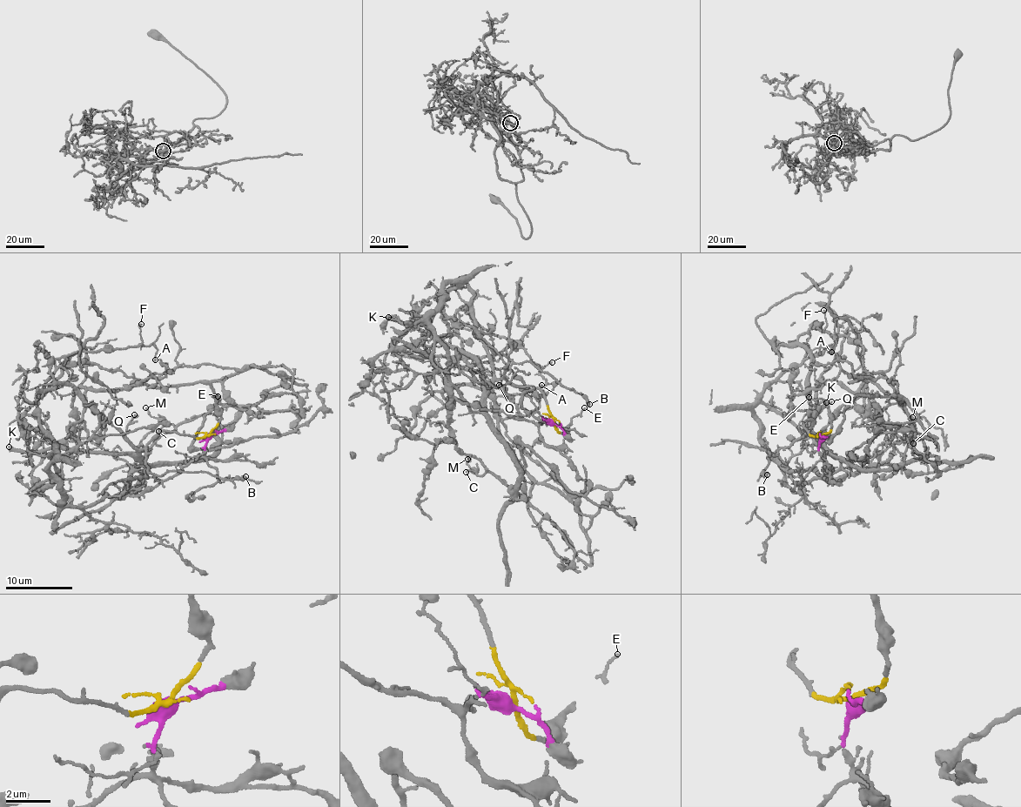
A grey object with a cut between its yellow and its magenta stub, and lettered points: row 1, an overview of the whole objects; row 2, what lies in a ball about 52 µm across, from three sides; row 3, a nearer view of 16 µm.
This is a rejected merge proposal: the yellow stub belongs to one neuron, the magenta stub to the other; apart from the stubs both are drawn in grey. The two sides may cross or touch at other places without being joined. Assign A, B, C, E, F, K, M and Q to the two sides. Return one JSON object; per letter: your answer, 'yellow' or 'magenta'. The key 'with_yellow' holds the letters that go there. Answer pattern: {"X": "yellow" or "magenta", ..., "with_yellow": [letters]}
{"A": "yellow", "B": "yellow", "C": "magenta", "E": "yellow", "F": "yellow", "K": "yellow", "M": "magenta", "Q": "yellow", "with_yellow": ["A", "B", "E", "F", "K", "Q"]}

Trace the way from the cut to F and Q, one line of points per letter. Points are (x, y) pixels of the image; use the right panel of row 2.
F: (820, 436), (802, 424), (812, 420), (812, 433), (812, 362), (798, 337), (817, 323), (822, 332), (822, 310)
Q: (820, 436), (808, 435), (802, 424), (812, 420), (809, 431), (812, 433), (810, 413), (817, 403), (832, 400)

